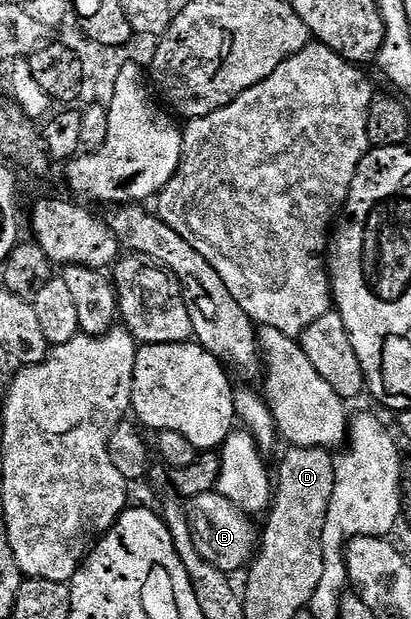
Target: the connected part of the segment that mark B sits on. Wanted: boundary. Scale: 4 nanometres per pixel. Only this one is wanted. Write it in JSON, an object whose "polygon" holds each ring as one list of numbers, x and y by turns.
{"polygon":[[218,490,193,497,186,504,186,509,197,551,201,553,201,557,205,557,205,561,209,561,209,565,234,573,239,570,242,572,252,562,257,549,256,520,252,516,245,514,237,505,233,505,233,501,219,494]]}

